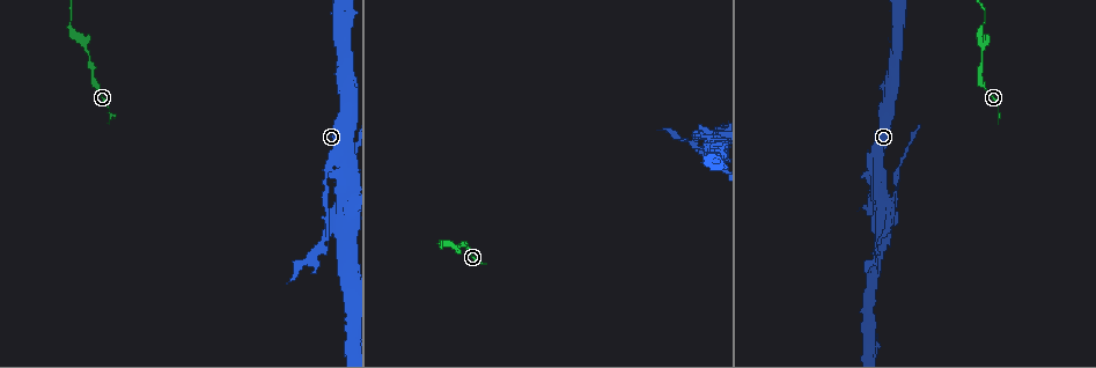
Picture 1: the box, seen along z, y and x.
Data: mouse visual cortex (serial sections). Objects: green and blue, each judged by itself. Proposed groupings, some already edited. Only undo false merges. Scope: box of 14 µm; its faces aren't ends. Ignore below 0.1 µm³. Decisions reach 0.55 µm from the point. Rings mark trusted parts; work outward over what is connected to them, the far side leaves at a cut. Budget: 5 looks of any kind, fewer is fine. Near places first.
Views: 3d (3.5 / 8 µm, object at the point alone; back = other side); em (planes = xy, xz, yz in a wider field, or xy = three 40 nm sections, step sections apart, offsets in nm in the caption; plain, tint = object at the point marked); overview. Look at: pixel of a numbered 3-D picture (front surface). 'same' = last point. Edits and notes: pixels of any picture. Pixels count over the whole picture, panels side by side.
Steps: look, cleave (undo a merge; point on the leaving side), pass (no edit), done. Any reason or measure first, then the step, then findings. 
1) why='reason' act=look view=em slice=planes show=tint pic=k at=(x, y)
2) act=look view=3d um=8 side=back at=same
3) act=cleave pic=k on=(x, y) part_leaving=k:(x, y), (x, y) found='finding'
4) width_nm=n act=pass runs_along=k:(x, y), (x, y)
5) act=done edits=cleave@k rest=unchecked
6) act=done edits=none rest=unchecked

why='thick turns thin' act=look view=em slice=xy step=5 show=tint pic=1 at=(888, 229)

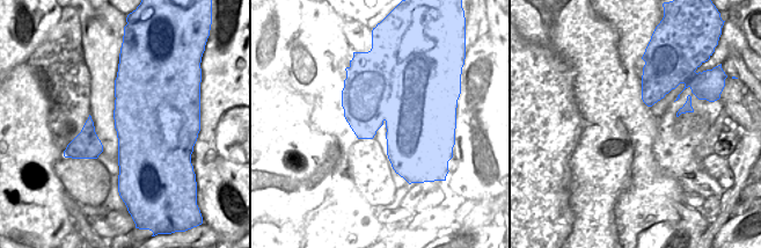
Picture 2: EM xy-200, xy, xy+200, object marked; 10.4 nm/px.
why='wider look' act=look view=3d um=3.5 at=same

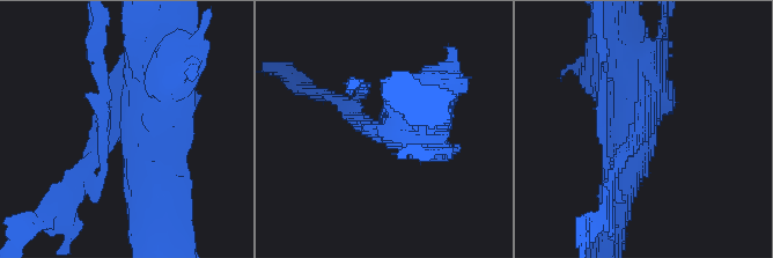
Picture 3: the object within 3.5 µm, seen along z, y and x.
act=cleave pic=3 on=(97, 157) border=2:(415, 74), (393, 79), (383, 119) found='two cells meet here'

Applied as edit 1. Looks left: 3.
why='narrows sharply' act=look view=3d um=8 pic=1 at=(460, 245)

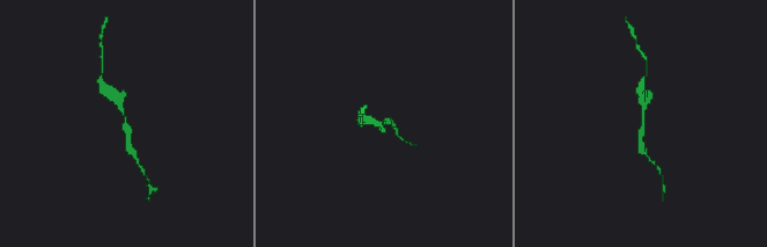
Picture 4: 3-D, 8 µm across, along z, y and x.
why='shape alone is not enough' act=look view=em slice=xy step=2 show=tint pic=4 at=(643, 118)

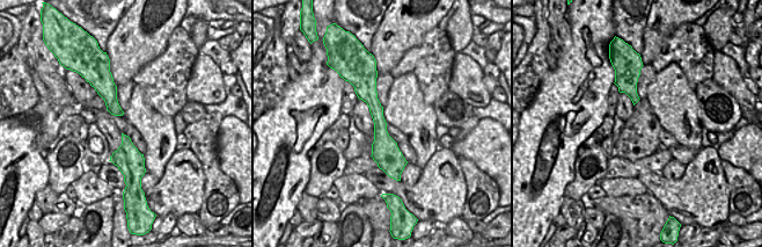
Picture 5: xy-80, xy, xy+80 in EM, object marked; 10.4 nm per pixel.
act=pass runs_along=4:(130, 150), (124, 114), (107, 88) found='one cell here'

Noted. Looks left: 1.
act=done edits=cleave@3 rest=unchecked

